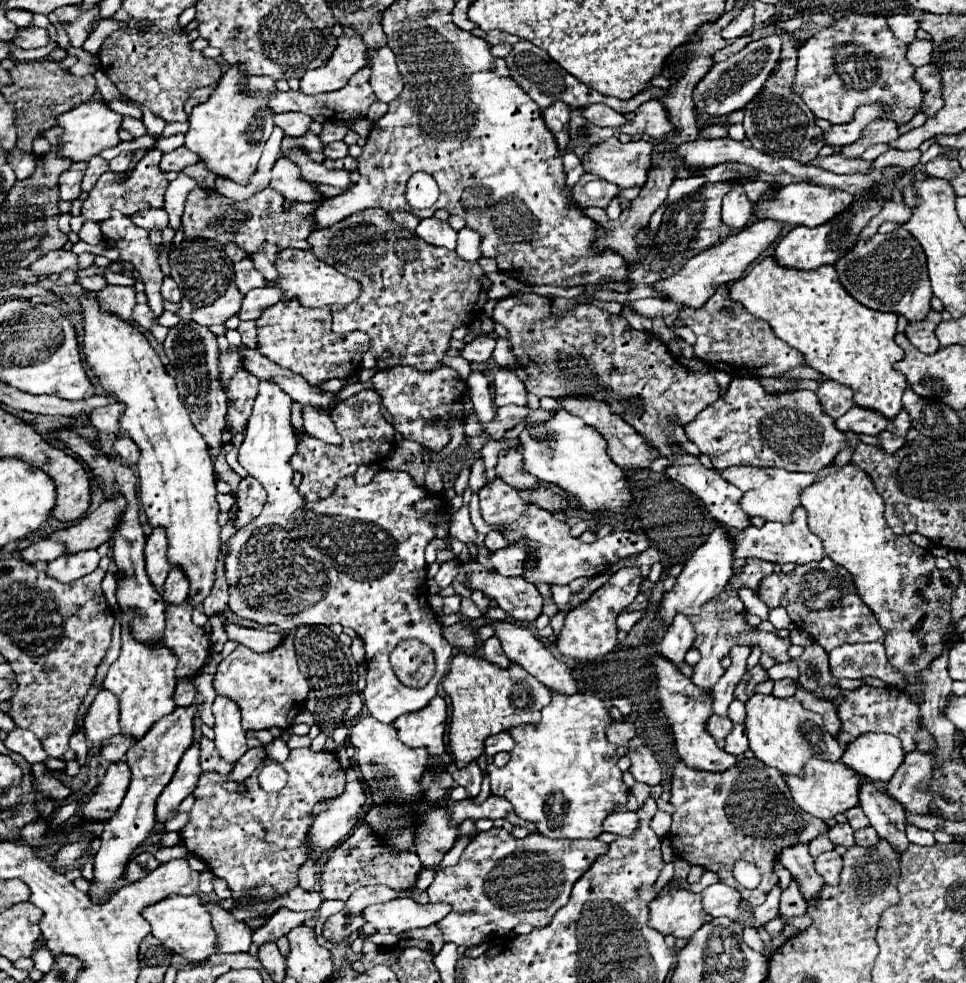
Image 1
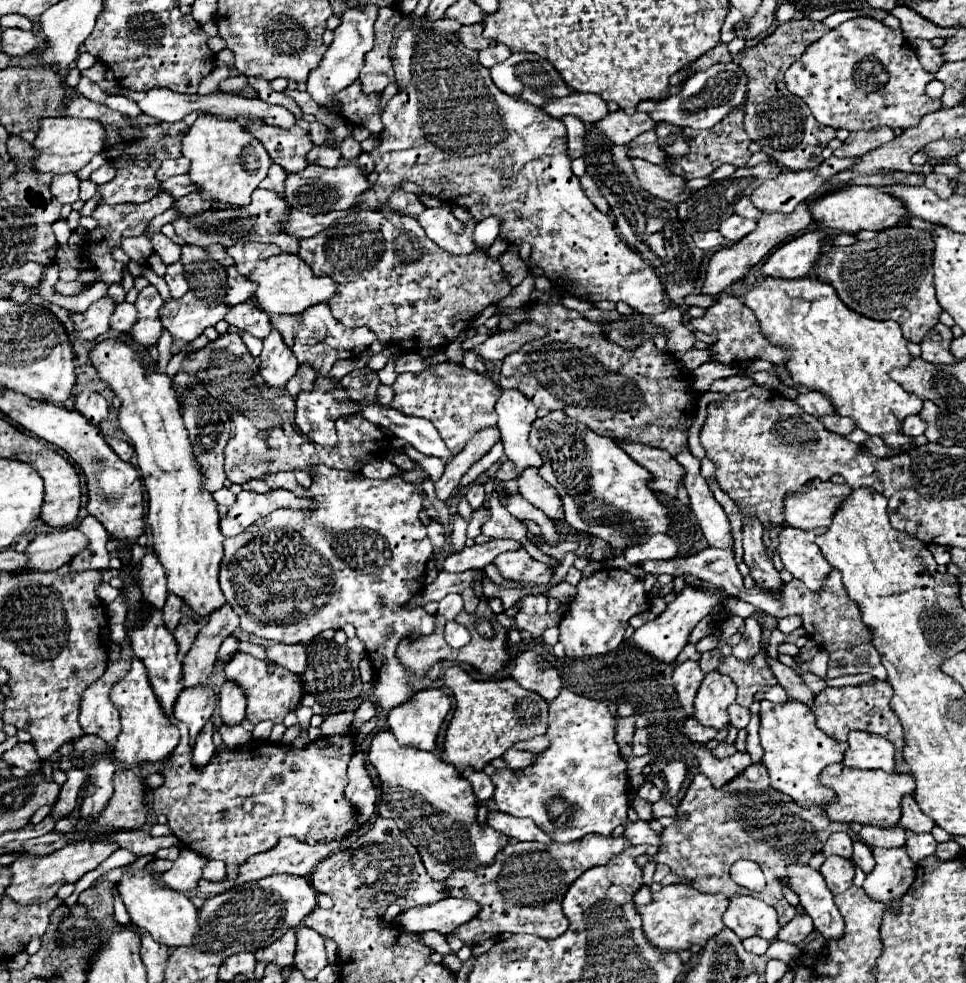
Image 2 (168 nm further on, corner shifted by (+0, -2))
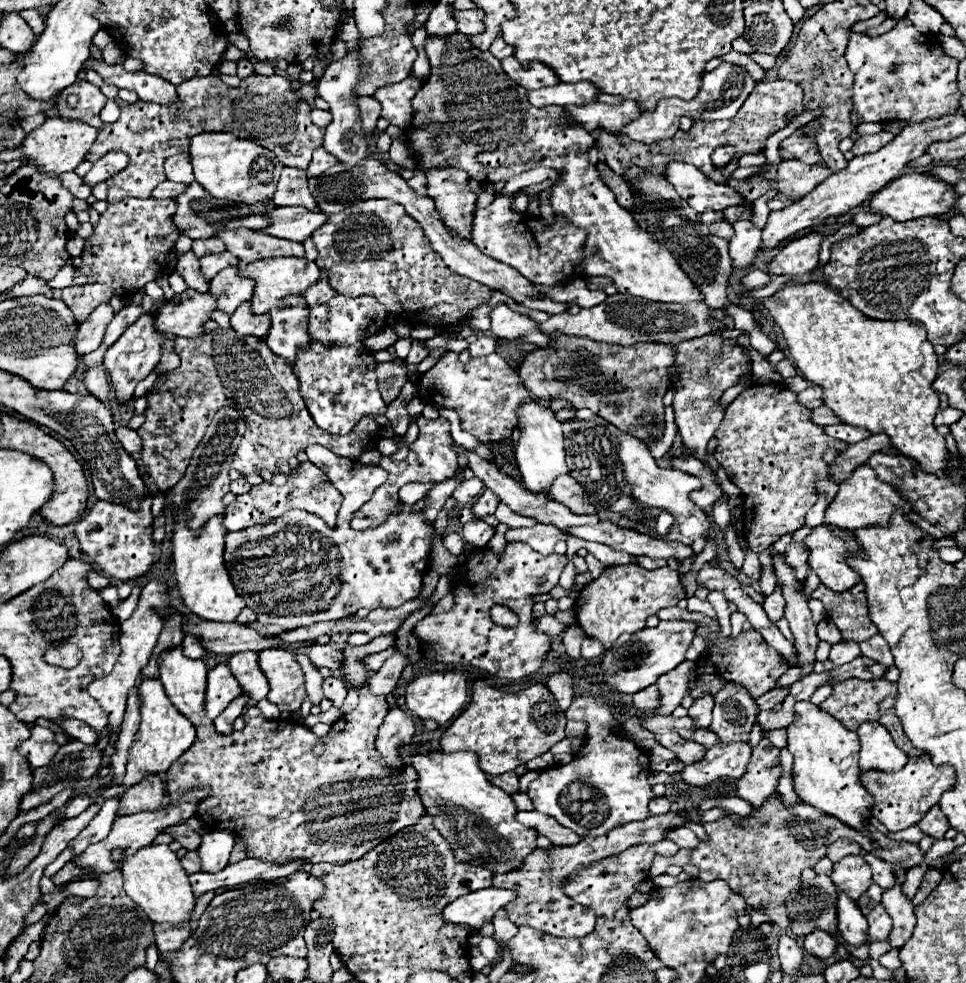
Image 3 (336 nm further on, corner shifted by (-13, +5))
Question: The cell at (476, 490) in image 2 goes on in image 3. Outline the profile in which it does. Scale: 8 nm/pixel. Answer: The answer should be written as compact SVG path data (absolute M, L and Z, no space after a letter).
M486 489L486 491L476 499L476 503L472 505L472 511L474 511L476 517L484 517L484 515L494 513L496 507L498 507L498 503L500 503L500 499L498 499L490 489Z

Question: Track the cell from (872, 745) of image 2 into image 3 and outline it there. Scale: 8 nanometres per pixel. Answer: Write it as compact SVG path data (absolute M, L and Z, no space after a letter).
M862 723L856 733L860 737L860 769L898 771L906 765L908 755L896 747L892 735L880 723Z

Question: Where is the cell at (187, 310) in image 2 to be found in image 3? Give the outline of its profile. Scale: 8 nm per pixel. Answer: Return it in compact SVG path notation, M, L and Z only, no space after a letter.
M186 289L174 299L164 303L154 303L146 293L142 295L142 309L156 311L156 329L168 333L170 337L202 337L204 325L210 321L210 315L216 311L216 297L206 291L198 293L194 289Z

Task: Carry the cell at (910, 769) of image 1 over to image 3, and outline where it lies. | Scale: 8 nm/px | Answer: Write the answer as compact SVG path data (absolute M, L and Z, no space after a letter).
M934 805L918 823L918 827L926 833L926 835L932 835L934 839L942 839L946 829L950 827L948 825L948 819L944 817L944 813L938 809L938 805Z

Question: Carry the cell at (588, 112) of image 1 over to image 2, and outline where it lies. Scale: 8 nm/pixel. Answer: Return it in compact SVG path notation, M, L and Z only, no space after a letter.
M573 92L565 98L559 100L549 100L543 106L543 112L547 112L553 118L563 118L563 116L577 116L585 124L593 124L601 118L607 116L607 106L605 102L595 96L595 94L583 94L583 92Z

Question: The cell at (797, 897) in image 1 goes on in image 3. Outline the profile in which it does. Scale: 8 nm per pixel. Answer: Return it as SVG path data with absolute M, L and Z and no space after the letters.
M818 927L804 937L804 949L806 949L810 955L816 955L816 957L822 957L822 959L832 957L834 947L836 947L836 943L834 943L834 939L830 937L830 933L826 933L826 931L818 929Z

